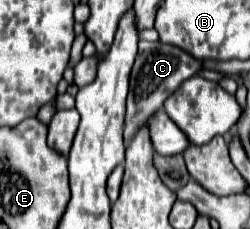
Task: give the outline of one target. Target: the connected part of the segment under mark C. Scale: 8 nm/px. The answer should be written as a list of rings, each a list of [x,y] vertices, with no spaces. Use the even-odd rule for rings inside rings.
[[[140,40],[140,50],[132,68],[130,76],[130,94],[128,94],[128,110],[126,110],[126,124],[124,124],[124,142],[128,144],[130,138],[138,132],[140,124],[156,110],[162,108],[164,98],[168,98],[180,82],[198,74],[200,62],[186,54],[176,46],[168,46],[162,42],[146,42]]]

